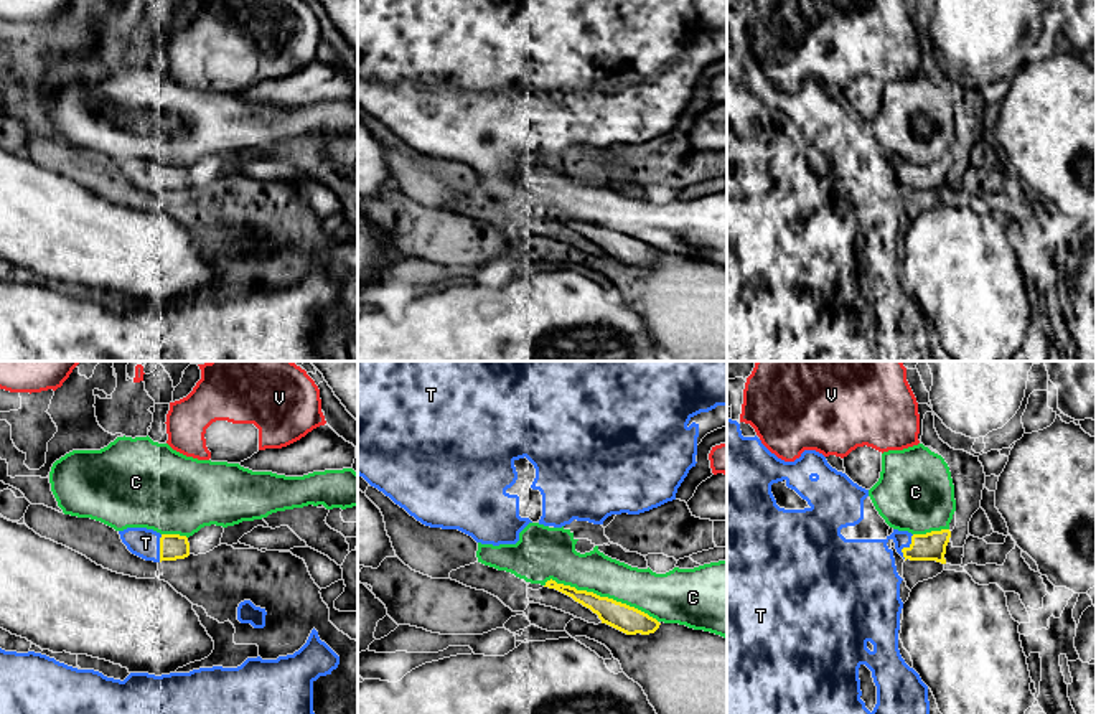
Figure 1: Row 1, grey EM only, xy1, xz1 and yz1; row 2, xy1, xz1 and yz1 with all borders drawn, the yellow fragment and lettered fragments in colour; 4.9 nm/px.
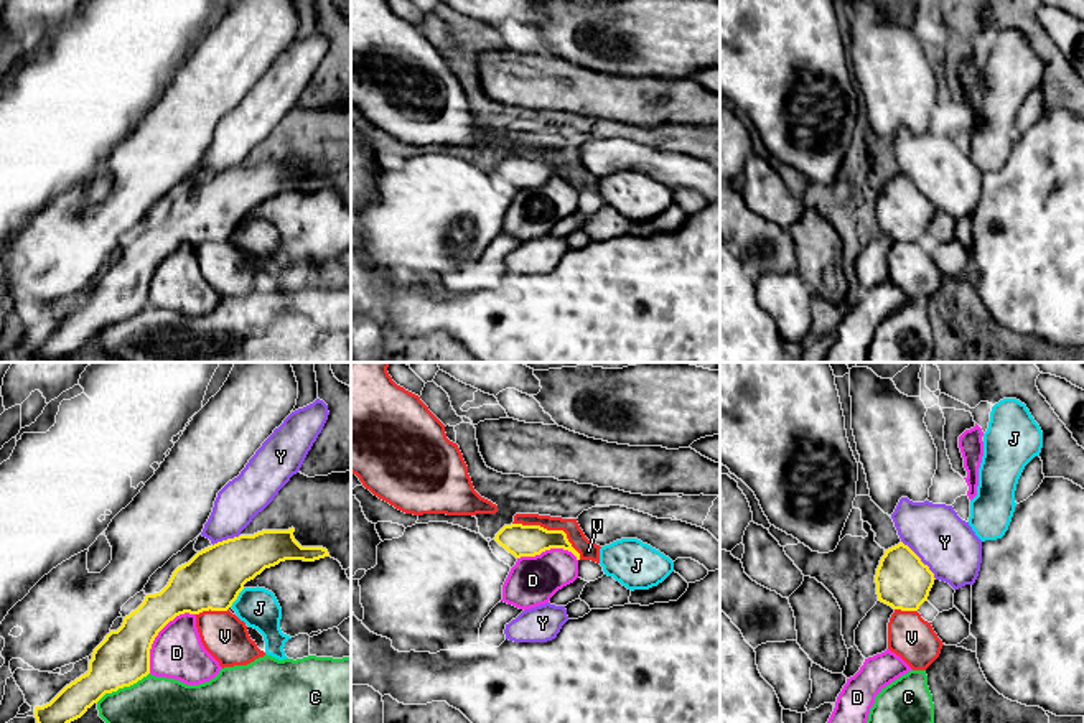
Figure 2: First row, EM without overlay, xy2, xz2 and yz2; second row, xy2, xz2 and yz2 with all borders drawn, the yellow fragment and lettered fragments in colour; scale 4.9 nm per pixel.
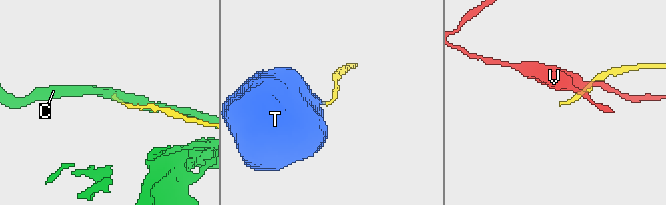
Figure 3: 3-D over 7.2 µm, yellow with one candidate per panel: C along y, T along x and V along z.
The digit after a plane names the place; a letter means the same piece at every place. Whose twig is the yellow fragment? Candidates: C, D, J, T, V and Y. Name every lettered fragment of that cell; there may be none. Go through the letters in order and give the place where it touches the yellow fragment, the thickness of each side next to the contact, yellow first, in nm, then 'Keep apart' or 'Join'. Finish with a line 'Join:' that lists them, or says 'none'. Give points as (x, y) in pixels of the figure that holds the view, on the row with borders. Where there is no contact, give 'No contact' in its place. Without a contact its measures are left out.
C: Touches yellow at xz1 (602, 597). Thickness 140 nm (yellow) against 200 nm. Keep apart
D: Touches yellow at xy2 (157, 634). Thickness 260 nm (yellow) against 260 nm. Keep apart
J: Touches yellow at xy2 (236, 598). Thickness 300 nm (yellow) against 190 nm. Keep apart
T: Touches yellow at yz1 (905, 548). Thickness 140 nm (yellow) against 340 nm. Join
V: Touches yellow at xz2 (552, 531). Thickness 160 nm (yellow) against 90 nm. Keep apart
Y: Touches yellow at yz2 (920, 560). Thickness 280 nm (yellow) against 280 nm. Keep apart
Join: T

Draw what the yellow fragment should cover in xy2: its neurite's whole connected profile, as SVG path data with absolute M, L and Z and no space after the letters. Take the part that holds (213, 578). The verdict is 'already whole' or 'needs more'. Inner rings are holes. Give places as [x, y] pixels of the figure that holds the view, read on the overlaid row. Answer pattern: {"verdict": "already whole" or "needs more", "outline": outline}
{"verdict": "already whole", "outline": "M293 527L288 530L262 530L254 535L227 539L198 552L188 563L173 571L168 585L160 593L147 595L143 603L124 618L122 626L105 636L105 639L94 649L92 659L89 660L89 670L84 675L66 685L49 703L35 707L36 723L71 723L81 718L105 693L130 687L147 677L150 674L152 644L158 632L176 616L185 613L199 614L209 609L227 611L244 590L244 585L260 575L265 568L275 567L285 560L315 562L329 557L328 550L323 547L301 547L295 540L293 532Z"}

